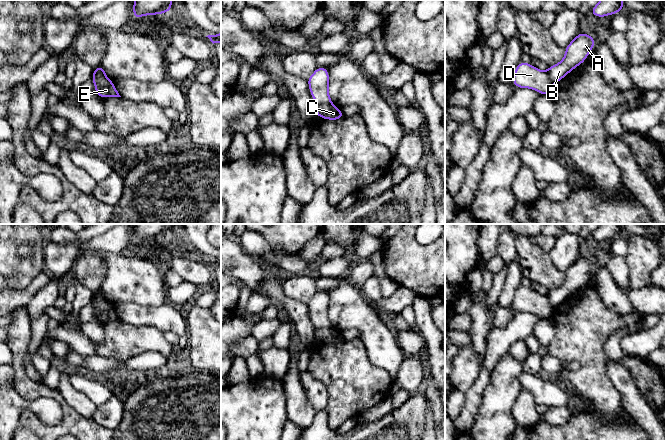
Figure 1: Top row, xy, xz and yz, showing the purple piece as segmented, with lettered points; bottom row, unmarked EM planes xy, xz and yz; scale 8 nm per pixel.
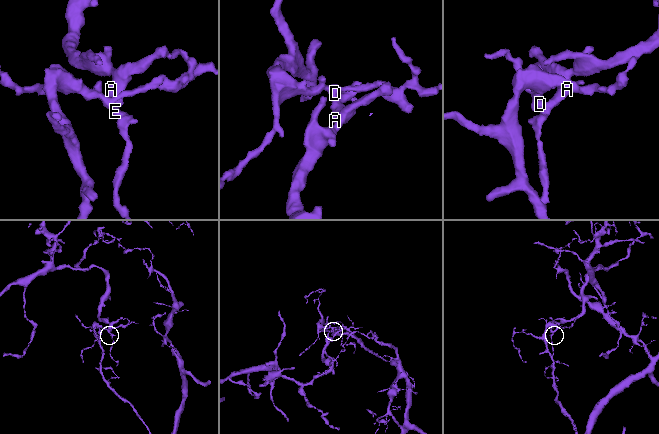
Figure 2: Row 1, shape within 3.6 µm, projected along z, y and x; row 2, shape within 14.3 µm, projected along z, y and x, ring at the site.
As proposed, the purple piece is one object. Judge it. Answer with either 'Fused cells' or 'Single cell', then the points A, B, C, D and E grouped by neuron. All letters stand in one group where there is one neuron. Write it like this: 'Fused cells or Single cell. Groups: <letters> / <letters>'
Fused cells. Groups: A B C / D E

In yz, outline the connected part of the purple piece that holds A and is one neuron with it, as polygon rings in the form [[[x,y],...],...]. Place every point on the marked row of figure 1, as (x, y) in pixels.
[[[580,32],[565,48],[564,58],[557,64],[548,67],[549,79],[552,84],[557,83],[569,74],[574,68],[580,66],[588,54],[593,50],[595,36]]]

